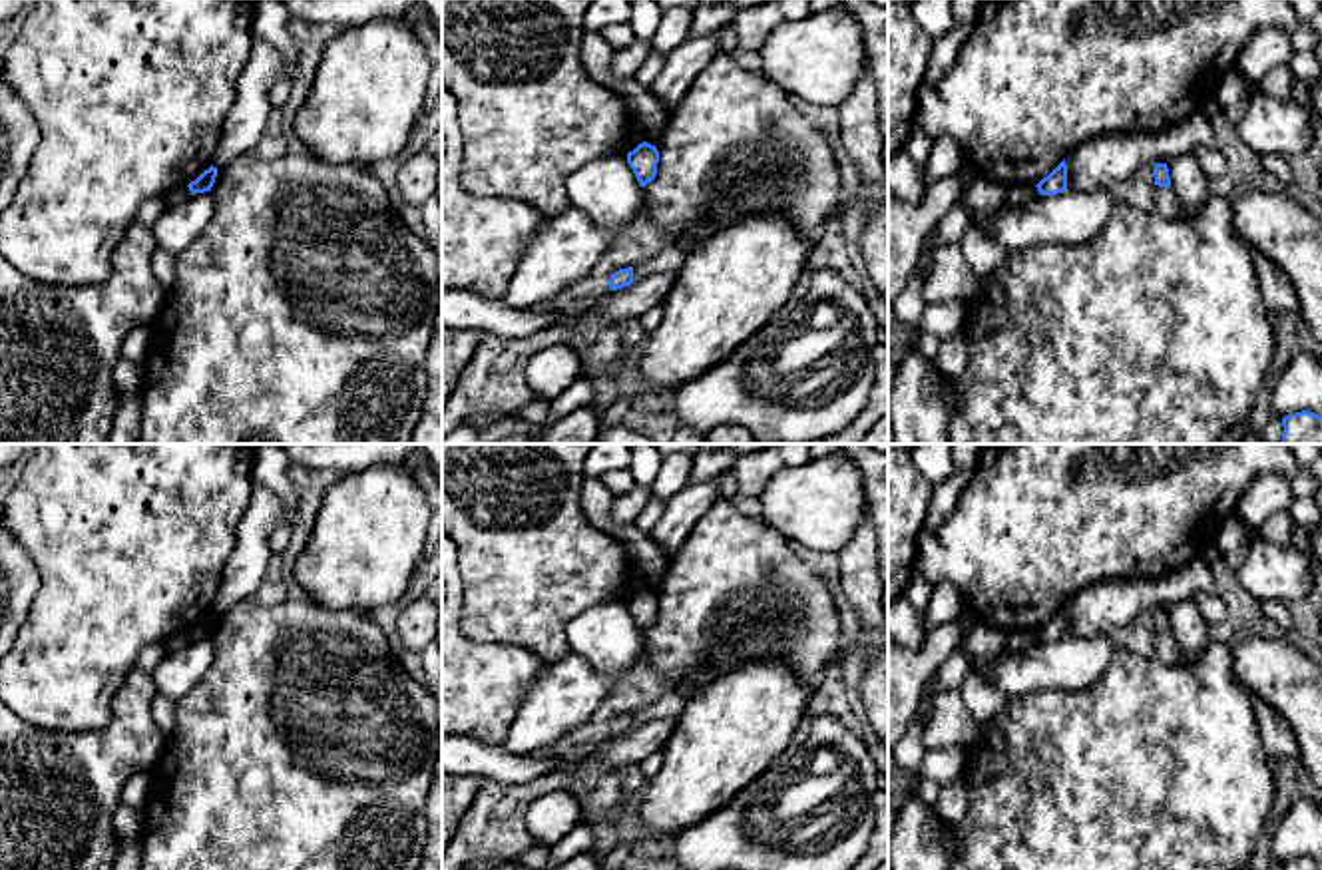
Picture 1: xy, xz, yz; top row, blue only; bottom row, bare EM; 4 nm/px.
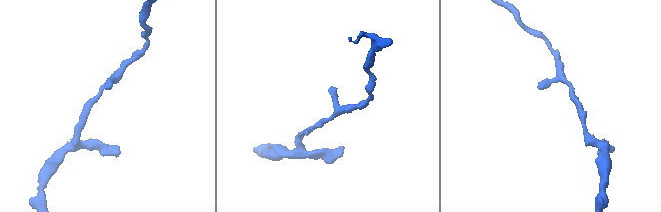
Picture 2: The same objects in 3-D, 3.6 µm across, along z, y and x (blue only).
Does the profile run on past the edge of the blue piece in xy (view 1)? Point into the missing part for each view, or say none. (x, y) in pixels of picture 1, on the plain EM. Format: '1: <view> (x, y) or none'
1: none

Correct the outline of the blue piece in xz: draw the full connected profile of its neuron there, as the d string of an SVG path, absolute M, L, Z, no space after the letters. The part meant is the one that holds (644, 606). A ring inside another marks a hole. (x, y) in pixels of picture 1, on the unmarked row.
M643 587L627 599L627 609L633 615L639 631L645 633L657 621L659 597L655 591Z

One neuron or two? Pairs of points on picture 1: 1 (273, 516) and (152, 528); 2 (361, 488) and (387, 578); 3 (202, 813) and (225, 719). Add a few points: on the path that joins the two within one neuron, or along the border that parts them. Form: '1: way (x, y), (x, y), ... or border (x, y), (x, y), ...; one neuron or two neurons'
1: border (255, 482), (237, 526), (235, 548), (223, 564); two neurons
2: way (365, 510), (369, 520), (369, 556); one neuron
3: way (221, 789), (221, 743); one neuron

